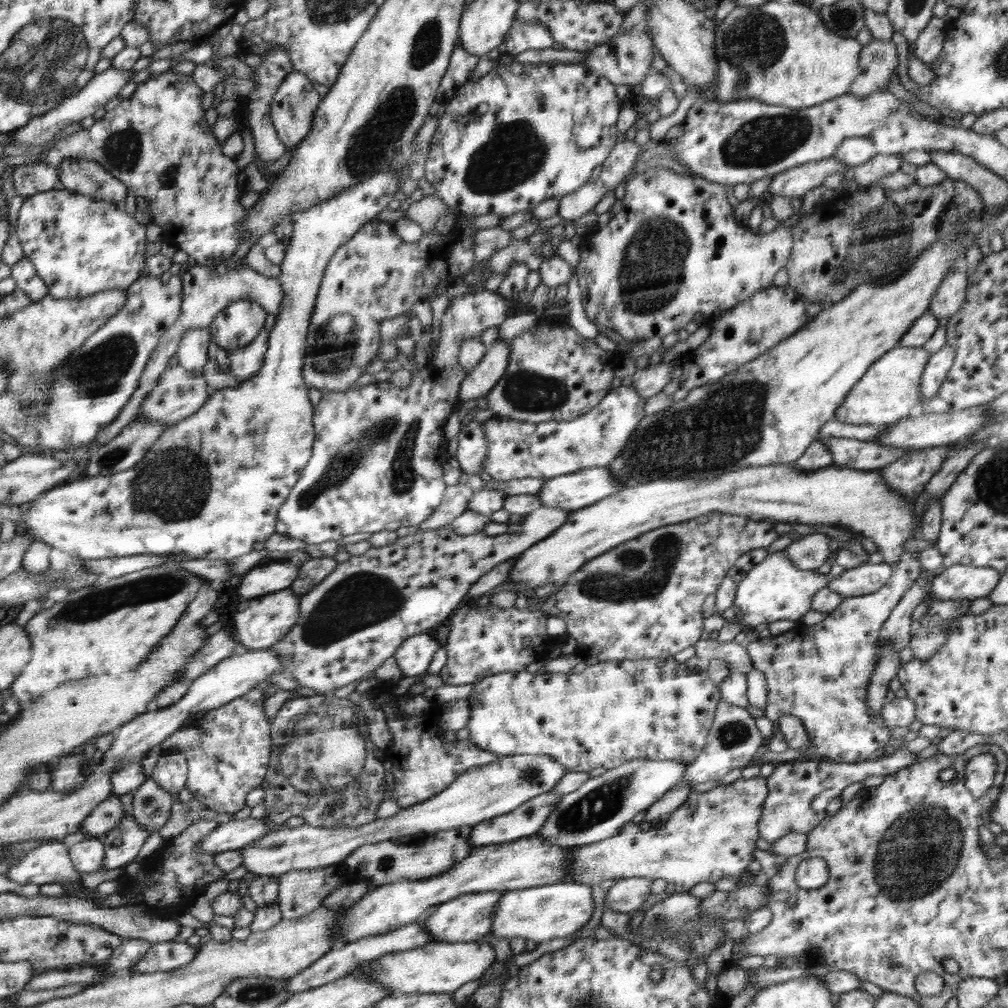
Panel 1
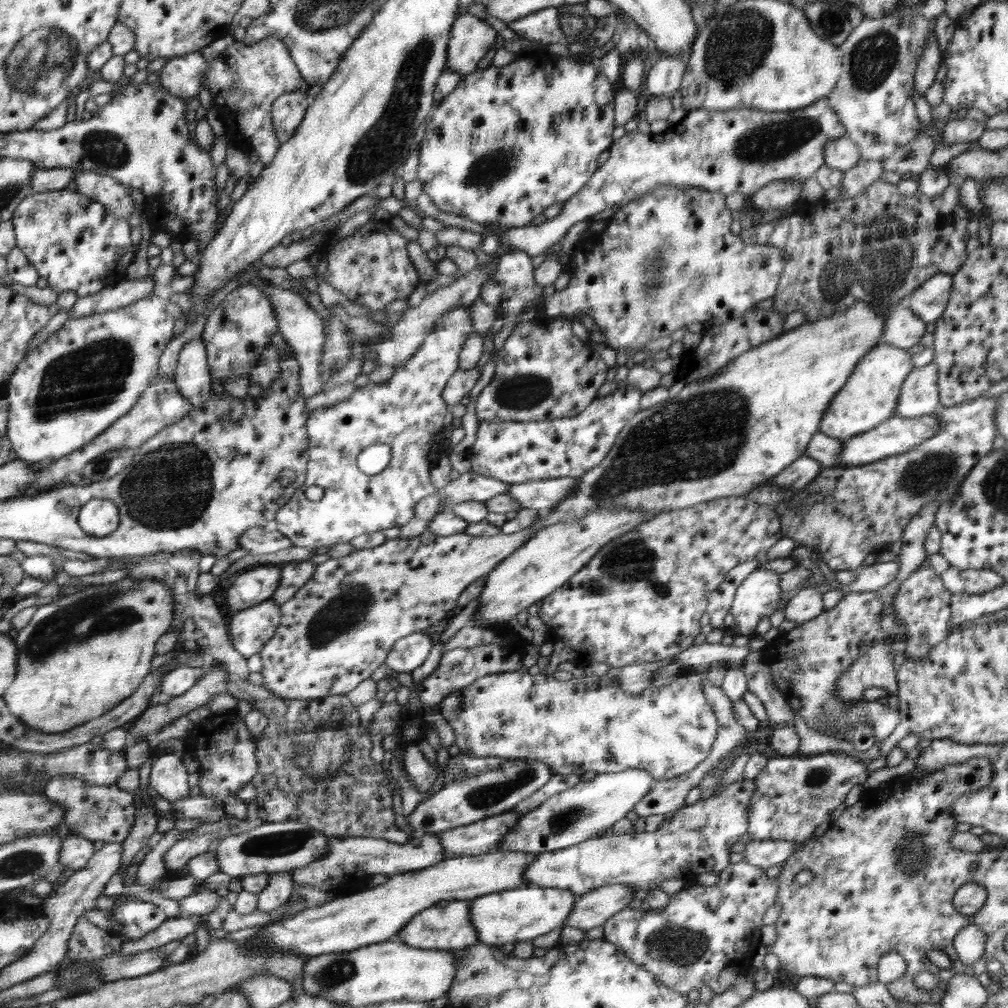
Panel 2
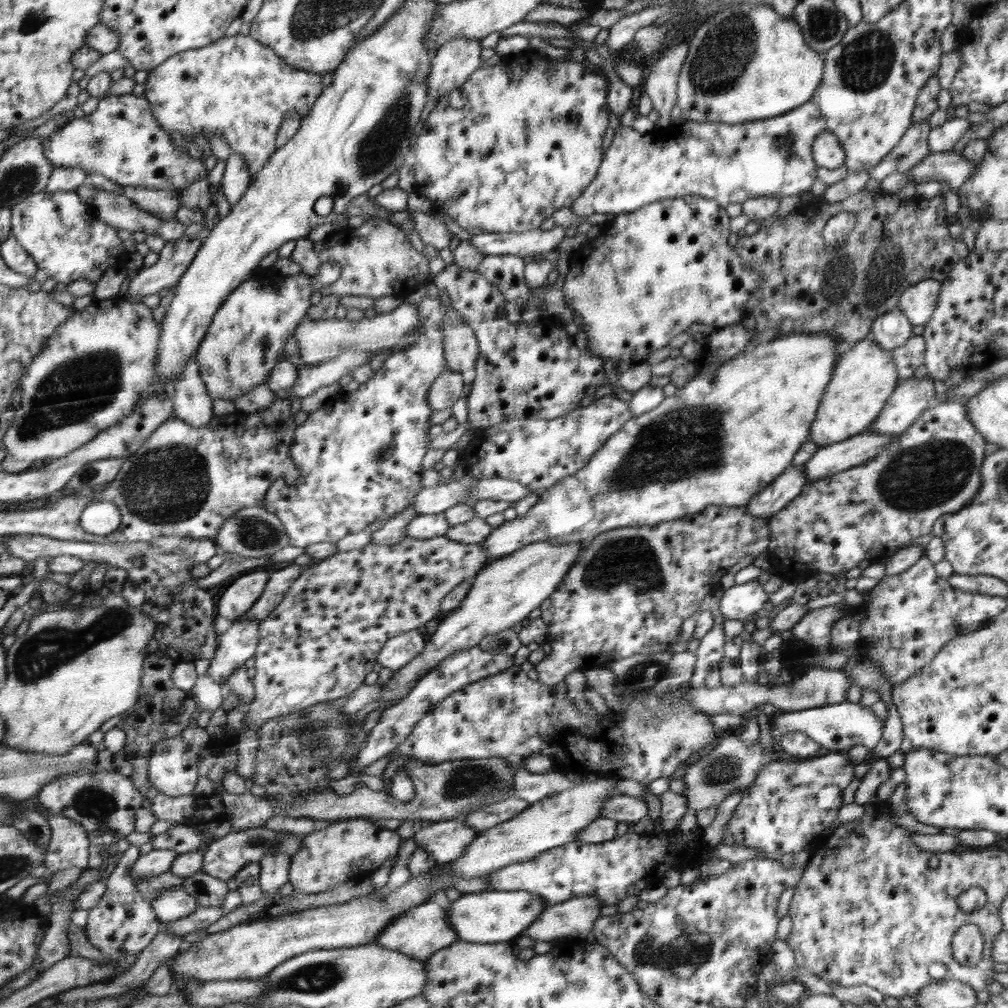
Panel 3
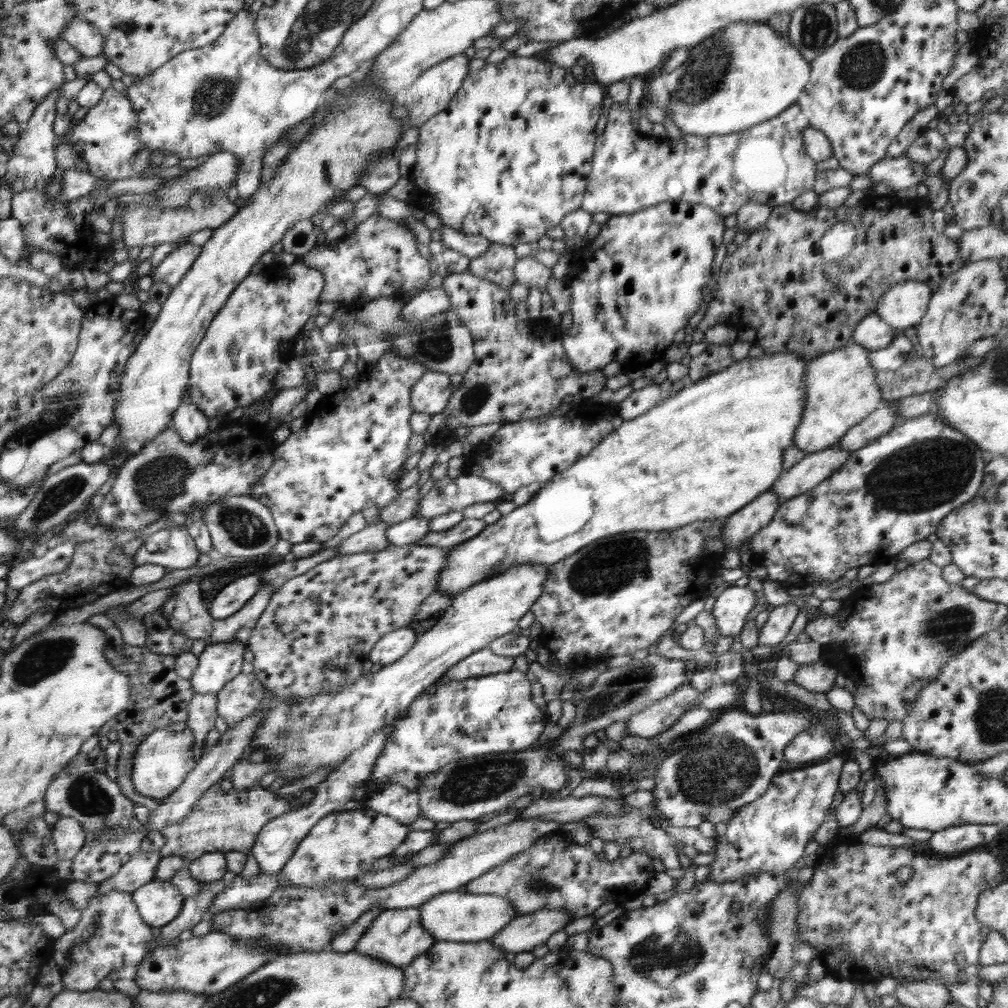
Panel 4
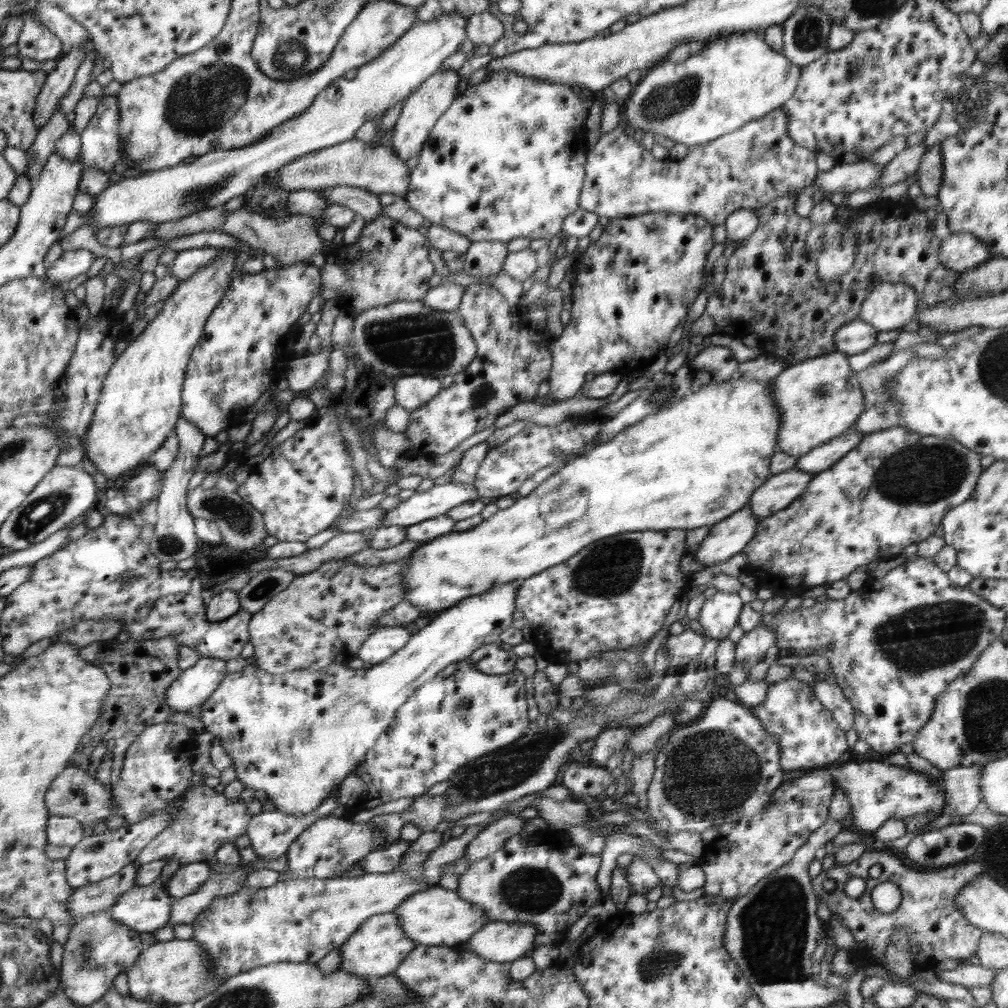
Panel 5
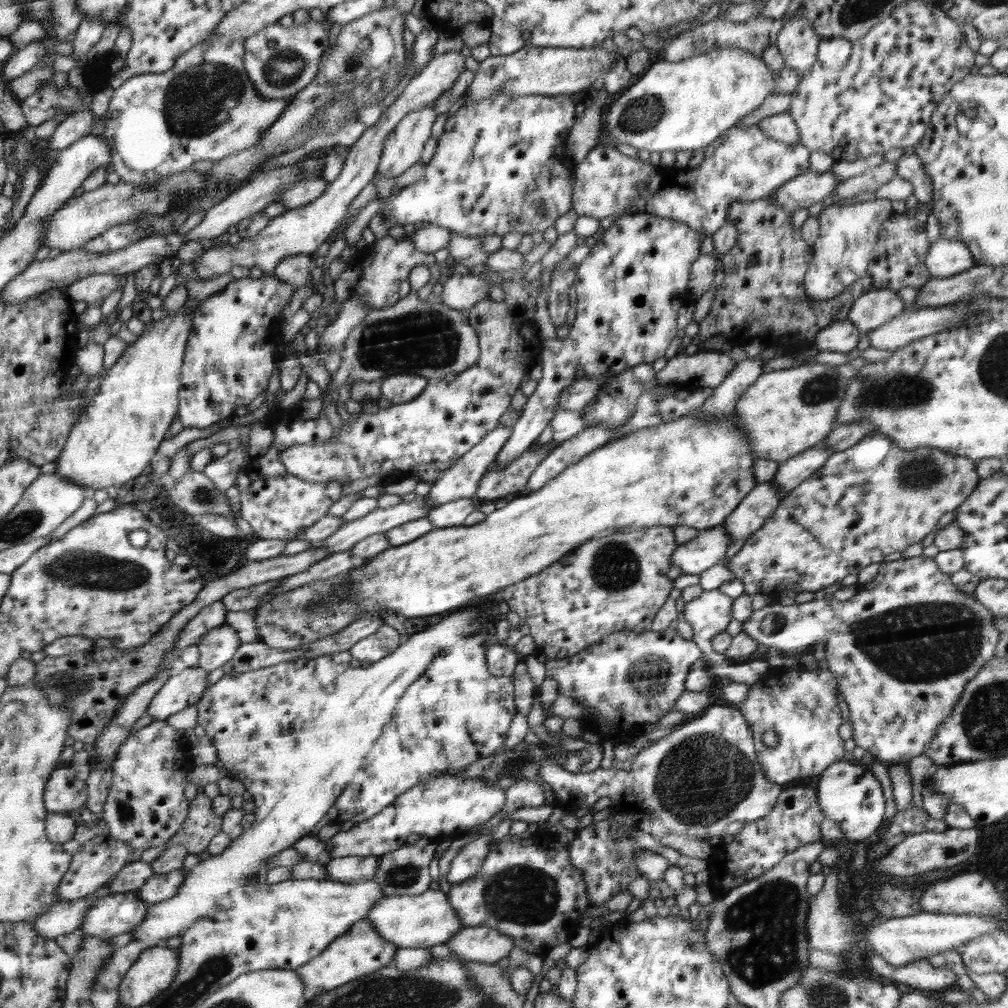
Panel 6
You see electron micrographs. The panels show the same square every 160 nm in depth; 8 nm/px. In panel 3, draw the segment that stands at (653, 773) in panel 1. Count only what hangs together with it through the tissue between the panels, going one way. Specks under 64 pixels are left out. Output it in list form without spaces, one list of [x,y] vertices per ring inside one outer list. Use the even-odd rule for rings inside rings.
[[[597,777],[595,781],[565,789],[555,797],[545,797],[516,818],[502,822],[481,834],[464,855],[447,862],[448,875],[456,875],[462,879],[482,877],[511,864],[535,859],[552,848],[572,843],[576,841],[576,834],[582,828],[602,816],[602,808],[614,793],[621,793],[618,779]]]

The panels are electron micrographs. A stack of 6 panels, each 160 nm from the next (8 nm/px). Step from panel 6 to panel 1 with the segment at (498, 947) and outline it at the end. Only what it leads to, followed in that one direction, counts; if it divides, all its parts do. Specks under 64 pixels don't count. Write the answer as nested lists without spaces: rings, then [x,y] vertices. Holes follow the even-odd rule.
[[[644,877],[620,879],[604,898],[604,912],[615,910],[623,915],[636,911],[647,900],[652,882]]]

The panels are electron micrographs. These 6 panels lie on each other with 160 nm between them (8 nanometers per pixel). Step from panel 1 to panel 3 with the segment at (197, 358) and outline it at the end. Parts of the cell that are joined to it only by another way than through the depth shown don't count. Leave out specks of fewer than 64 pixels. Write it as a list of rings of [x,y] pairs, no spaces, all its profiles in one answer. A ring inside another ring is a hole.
[[[193,355],[188,360],[180,380],[170,390],[174,400],[174,418],[188,424],[204,426],[213,417],[213,399],[206,391],[206,385],[198,373],[198,361]]]

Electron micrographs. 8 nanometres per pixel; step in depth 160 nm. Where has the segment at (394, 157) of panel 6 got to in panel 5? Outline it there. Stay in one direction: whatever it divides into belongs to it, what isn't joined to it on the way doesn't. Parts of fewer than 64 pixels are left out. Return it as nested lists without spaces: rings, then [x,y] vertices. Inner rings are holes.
[[[440,67],[434,75],[426,79],[422,86],[415,88],[403,101],[403,107],[398,122],[394,126],[394,134],[389,146],[395,150],[395,154],[403,161],[420,154],[423,144],[431,135],[432,128],[439,118],[448,110],[458,95],[458,70]]]

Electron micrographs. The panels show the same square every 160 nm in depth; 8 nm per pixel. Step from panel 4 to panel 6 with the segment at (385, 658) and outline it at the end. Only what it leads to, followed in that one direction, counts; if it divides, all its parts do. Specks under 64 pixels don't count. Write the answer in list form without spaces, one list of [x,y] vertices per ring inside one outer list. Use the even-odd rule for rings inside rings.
[[[383,624],[370,636],[356,641],[349,651],[354,660],[375,663],[390,655],[402,642],[403,639],[396,629]]]

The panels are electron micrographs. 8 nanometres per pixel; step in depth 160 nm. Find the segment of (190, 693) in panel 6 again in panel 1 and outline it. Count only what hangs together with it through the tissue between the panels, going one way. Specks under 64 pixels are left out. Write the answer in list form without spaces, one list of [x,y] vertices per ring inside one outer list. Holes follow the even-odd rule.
[[[289,588],[271,595],[258,596],[255,599],[243,601],[235,614],[234,630],[239,644],[249,650],[270,648],[273,644],[284,639],[298,622],[301,611],[300,595]]]

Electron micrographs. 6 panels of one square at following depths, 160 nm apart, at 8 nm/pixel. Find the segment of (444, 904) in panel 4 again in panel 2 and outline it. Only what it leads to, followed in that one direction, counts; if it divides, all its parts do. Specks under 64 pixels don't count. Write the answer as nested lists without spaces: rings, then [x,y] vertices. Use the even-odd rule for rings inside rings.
[[[535,885],[491,893],[472,900],[472,923],[478,929],[479,943],[484,945],[502,946],[524,940],[533,941],[551,930],[563,928],[577,898],[577,894],[568,889]]]

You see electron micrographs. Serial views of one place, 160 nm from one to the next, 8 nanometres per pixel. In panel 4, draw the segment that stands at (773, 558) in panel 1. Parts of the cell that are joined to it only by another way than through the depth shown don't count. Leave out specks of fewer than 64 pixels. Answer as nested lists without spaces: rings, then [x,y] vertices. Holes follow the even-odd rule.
[[[731,585],[716,597],[711,616],[717,626],[717,634],[722,642],[739,635],[746,617],[756,608],[757,597],[746,586]]]

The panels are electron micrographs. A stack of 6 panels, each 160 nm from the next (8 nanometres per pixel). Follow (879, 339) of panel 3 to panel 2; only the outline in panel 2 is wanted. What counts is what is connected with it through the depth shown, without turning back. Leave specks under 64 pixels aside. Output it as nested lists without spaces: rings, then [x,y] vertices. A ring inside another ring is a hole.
[[[900,304],[893,307],[893,311],[886,319],[884,338],[880,344],[888,344],[896,348],[909,349],[924,337],[927,324],[920,320],[909,307]]]

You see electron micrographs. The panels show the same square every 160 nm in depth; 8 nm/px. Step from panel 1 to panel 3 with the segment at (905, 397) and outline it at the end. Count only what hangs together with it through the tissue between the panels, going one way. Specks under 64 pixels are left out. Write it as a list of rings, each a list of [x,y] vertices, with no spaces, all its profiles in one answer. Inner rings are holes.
[[[869,333],[863,340],[856,342],[849,352],[840,355],[807,440],[825,447],[866,431],[884,410],[899,380],[892,352],[876,345],[872,333]]]

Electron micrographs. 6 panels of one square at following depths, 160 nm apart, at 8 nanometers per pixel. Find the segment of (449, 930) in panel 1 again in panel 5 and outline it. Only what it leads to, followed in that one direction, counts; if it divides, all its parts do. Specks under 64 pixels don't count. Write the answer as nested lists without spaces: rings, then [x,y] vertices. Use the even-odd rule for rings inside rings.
[[[383,912],[367,919],[347,943],[339,947],[342,951],[340,968],[346,972],[355,972],[356,976],[374,980],[377,977],[393,974],[399,964],[406,960],[417,947],[416,941],[403,931],[402,920],[399,920],[398,913]]]

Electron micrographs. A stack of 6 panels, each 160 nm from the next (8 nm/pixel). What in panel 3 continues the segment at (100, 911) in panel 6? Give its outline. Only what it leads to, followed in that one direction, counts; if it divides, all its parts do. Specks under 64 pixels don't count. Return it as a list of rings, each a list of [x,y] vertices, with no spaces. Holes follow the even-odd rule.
[[[182,887],[162,890],[159,897],[154,898],[151,903],[151,909],[161,922],[191,915],[197,908],[199,908],[198,900],[191,893],[186,893]]]

